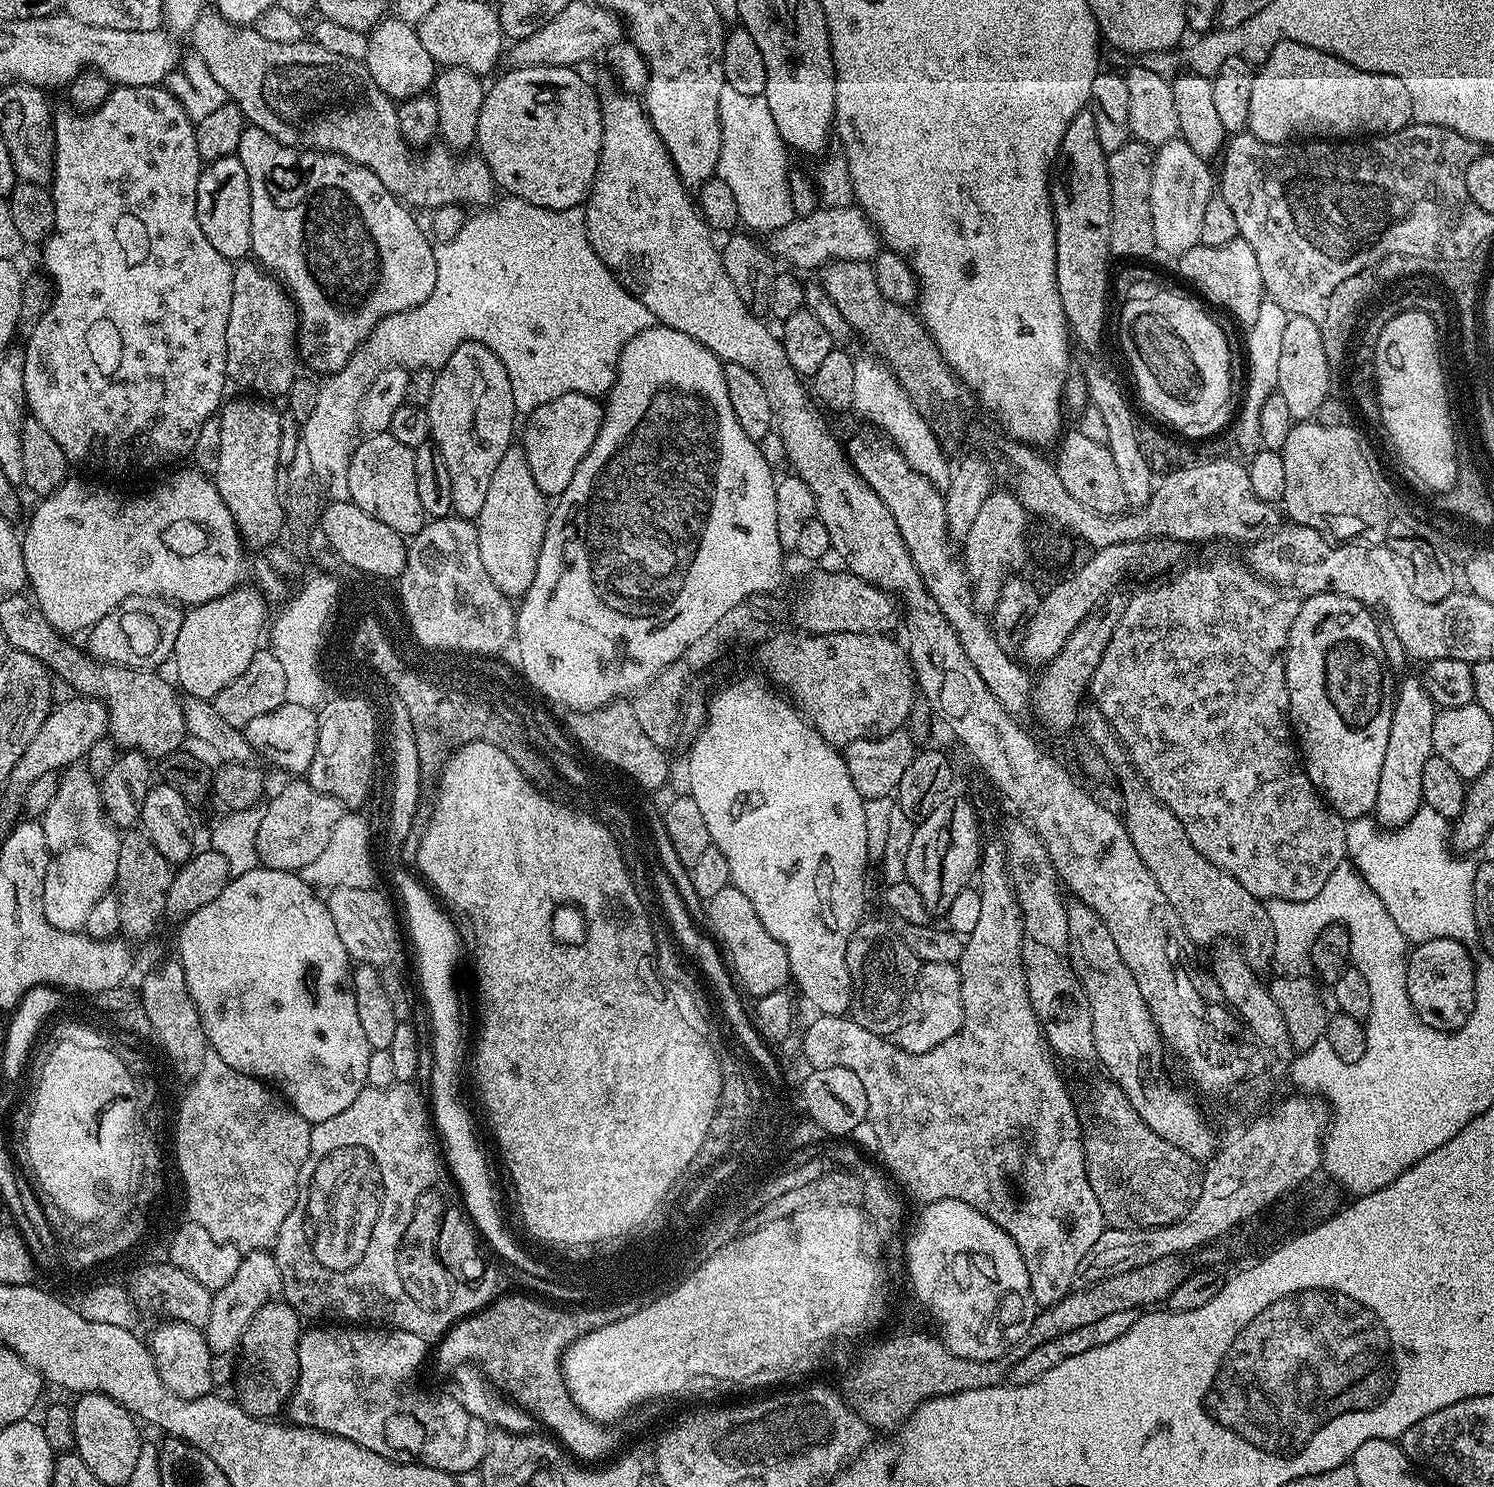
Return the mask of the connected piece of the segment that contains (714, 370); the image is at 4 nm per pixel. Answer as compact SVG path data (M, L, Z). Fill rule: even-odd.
M653 326L642 330L624 347L620 360L616 364L616 380L612 384L612 389L606 393L604 421L598 430L598 438L594 438L594 446L590 446L586 458L582 458L574 478L570 478L570 486L566 486L566 490L558 497L554 507L551 509L548 525L546 526L546 534L542 542L542 550L538 554L538 570L534 574L534 582L530 586L529 593L526 594L524 608L520 610L520 617L517 622L520 660L523 662L528 676L532 676L532 684L540 684L540 688L544 688L544 692L548 693L548 696L556 696L556 700L562 700L563 704L576 704L576 708L588 708L588 704L600 704L611 699L622 700L635 697L636 693L641 692L660 671L677 663L683 657L684 651L690 642L697 641L702 634L707 633L713 627L714 622L731 607L752 594L758 594L759 592L772 594L777 591L775 588L784 580L784 556L786 556L786 549L778 542L777 477L775 475L772 476L772 468L768 465L767 458L760 453L760 447L761 445L757 441L751 440L746 435L742 430L742 426L738 426L738 418L734 418L734 406L730 406L730 390L726 390L724 364L720 357L715 356L706 346L702 346L694 338L690 338L673 328Z

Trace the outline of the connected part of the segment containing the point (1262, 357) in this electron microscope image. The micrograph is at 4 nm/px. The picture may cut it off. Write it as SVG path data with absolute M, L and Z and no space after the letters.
M1265 298L1258 306L1258 318L1247 329L1248 332L1248 389L1244 392L1244 405L1240 408L1240 417L1236 420L1236 444L1245 452L1245 457L1252 457L1255 452L1259 452L1262 445L1260 442L1260 431L1258 430L1258 414L1262 414L1262 405L1266 398L1270 398L1276 393L1278 386L1278 361L1282 355L1282 337L1286 330L1286 322L1289 314L1278 306L1270 298Z

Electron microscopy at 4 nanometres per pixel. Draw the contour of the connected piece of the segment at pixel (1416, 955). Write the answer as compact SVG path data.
M1434 938L1423 940L1415 945L1407 957L1408 973L1406 986L1412 1009L1416 1017L1424 1024L1425 1028L1433 1028L1439 1032L1455 1033L1470 1018L1472 1012L1478 1008L1478 968L1472 964L1472 956L1468 953L1469 945L1462 940L1454 938Z

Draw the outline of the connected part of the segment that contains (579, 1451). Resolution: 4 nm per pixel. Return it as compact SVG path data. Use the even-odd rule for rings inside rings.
M502 1296L493 1299L479 1312L472 1313L478 1322L478 1330L482 1330L482 1366L479 1371L509 1401L523 1408L541 1425L545 1424L549 1428L547 1431L569 1453L572 1451L580 1459L577 1461L607 1461L616 1452L614 1450L620 1444L620 1436L615 1432L615 1427L596 1423L576 1407L564 1385L562 1371L565 1350L579 1336L592 1332L592 1312L581 1307L577 1307L576 1312L567 1312L564 1308L555 1308L555 1303L544 1298L535 1300L532 1296Z

